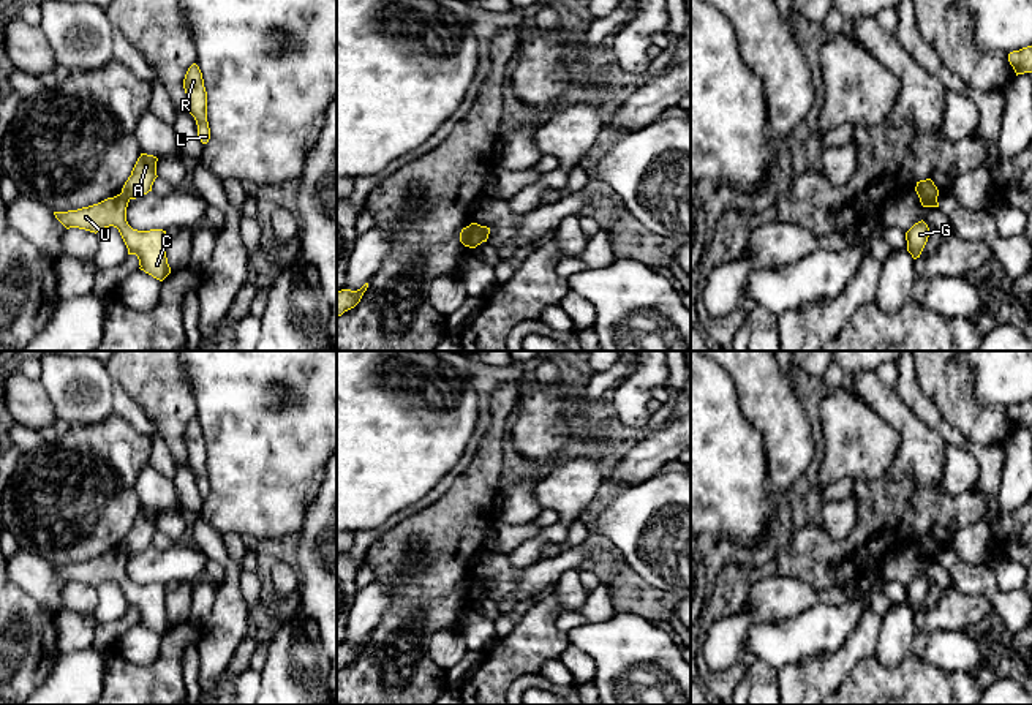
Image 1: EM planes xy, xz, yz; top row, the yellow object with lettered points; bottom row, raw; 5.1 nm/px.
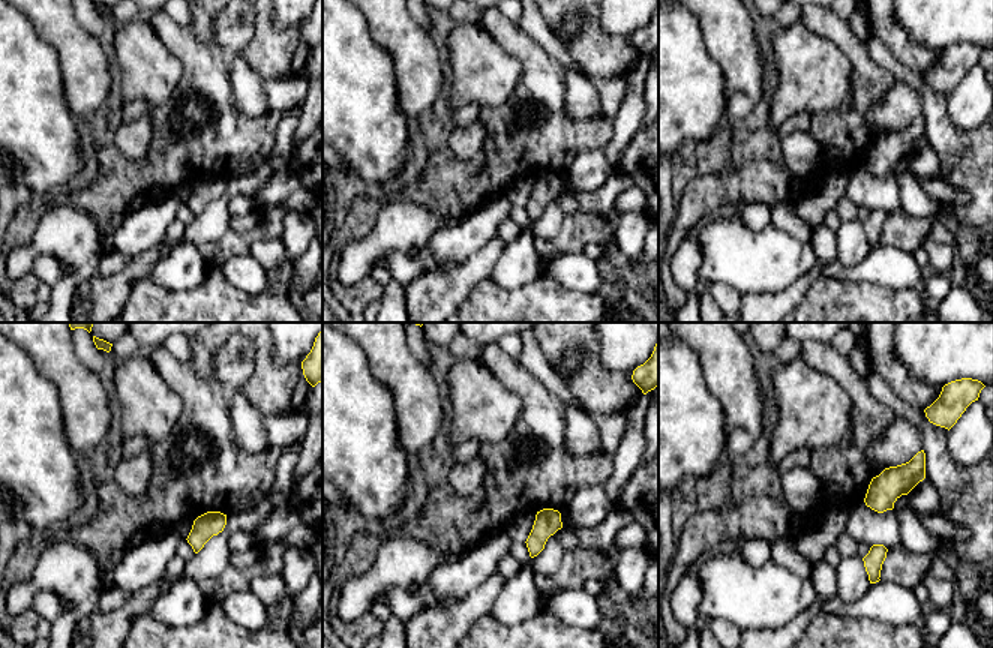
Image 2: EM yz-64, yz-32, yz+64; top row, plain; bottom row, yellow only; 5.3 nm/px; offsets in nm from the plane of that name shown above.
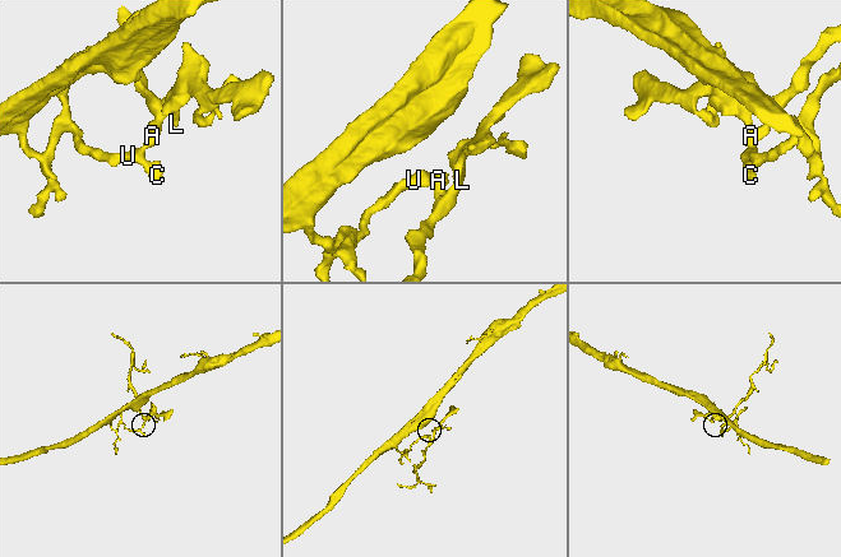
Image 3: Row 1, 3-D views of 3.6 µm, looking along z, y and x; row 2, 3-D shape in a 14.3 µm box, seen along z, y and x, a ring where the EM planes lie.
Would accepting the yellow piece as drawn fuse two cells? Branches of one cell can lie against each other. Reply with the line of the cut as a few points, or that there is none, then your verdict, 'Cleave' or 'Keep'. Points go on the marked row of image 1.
Split along yz (920, 196), (936, 198). Cleave

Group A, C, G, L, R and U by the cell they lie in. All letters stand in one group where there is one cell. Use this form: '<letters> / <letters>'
A L R / C G U

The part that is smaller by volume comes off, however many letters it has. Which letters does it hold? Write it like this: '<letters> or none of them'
A, L, R

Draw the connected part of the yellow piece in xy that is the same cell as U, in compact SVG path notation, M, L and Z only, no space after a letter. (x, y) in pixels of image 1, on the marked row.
M120 193L98 204L77 210L54 212L54 215L66 229L79 228L96 234L109 226L117 228L128 254L137 256L139 269L163 281L171 273L166 258L168 234L163 229L133 229L126 221L128 202L130 199Z

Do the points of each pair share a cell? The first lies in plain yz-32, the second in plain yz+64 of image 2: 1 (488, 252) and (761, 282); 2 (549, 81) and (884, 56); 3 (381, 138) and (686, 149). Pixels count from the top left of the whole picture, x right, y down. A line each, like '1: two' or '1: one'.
1: two
2: two
3: two

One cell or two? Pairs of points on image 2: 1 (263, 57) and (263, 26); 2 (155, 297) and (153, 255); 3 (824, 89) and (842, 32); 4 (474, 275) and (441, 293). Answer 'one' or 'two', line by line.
1: one
2: two
3: two
4: one

